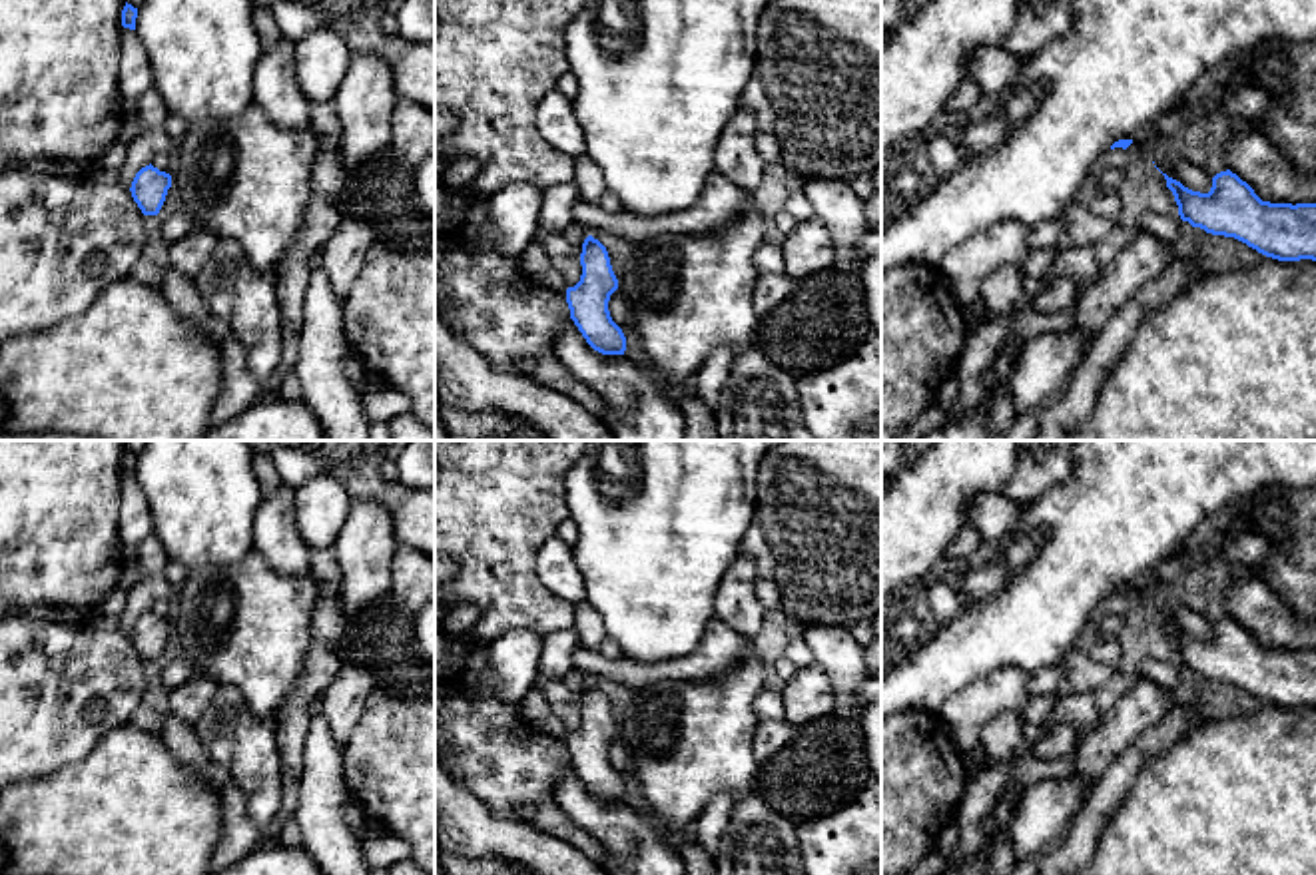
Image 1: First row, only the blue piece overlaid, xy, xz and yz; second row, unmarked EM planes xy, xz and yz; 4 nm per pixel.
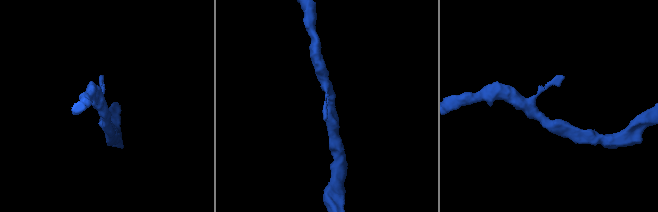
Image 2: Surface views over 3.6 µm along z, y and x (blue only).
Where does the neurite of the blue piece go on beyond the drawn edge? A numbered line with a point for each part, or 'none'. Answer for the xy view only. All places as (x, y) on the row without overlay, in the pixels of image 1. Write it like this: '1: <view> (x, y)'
none

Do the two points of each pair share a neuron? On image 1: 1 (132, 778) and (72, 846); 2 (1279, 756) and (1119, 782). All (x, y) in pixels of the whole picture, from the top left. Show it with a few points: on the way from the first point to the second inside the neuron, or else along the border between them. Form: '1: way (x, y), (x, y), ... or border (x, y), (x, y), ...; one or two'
1: way (124, 794), (88, 830); one
2: border (1169, 748), (1139, 772), (1129, 794), (1109, 820); two

